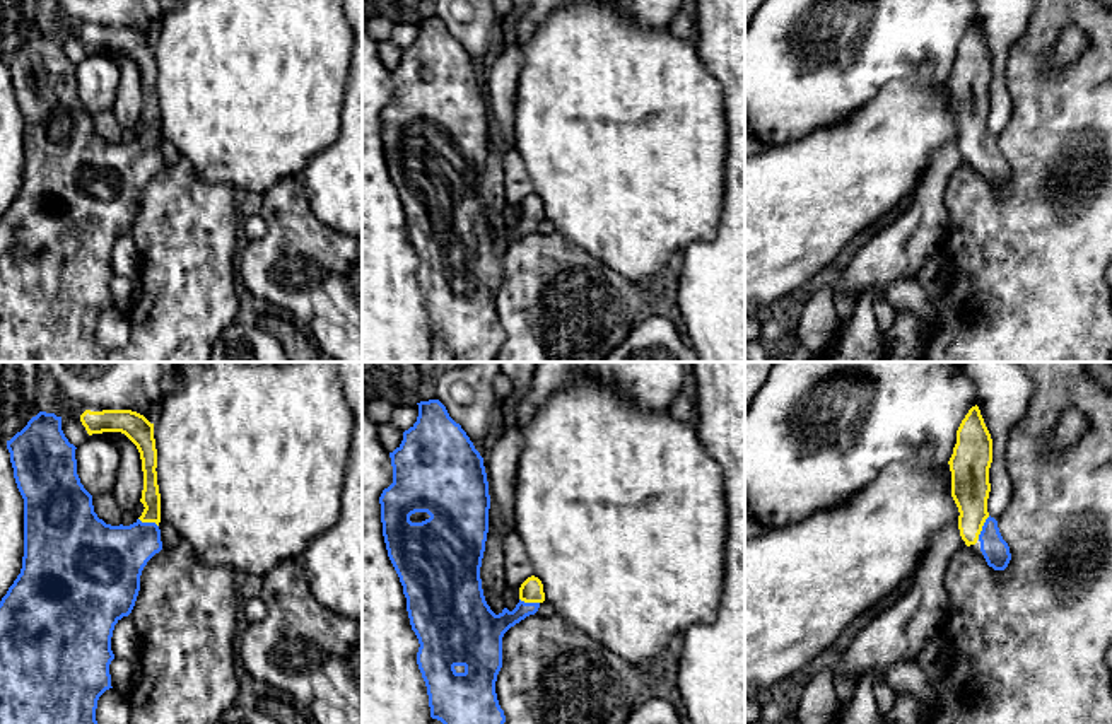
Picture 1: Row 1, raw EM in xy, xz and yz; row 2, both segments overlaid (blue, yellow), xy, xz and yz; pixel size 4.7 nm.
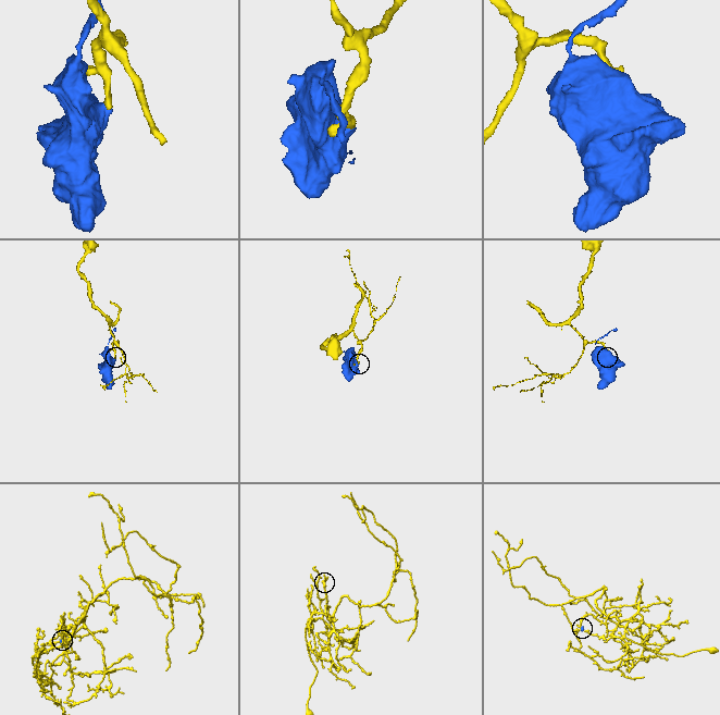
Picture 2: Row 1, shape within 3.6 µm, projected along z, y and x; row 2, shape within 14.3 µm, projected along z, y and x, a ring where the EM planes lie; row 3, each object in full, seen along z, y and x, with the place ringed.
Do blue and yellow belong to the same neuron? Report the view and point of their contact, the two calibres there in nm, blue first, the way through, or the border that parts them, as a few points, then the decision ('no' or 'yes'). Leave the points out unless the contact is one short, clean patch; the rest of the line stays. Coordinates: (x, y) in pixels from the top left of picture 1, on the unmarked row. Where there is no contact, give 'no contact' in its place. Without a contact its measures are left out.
contact yz (983, 145); calibres 130 and 180 nm; way yz (996, 169), (983, 145), (974, 137), (971, 105); yes

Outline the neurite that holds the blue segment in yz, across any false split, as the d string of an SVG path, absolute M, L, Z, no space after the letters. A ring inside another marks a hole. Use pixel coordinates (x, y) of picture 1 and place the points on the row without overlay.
M972 24L957 48L957 61L948 79L951 89L951 114L958 125L958 147L967 164L980 161L989 184L1004 188L1011 178L998 138L987 130L991 109L989 85L992 56L979 24Z

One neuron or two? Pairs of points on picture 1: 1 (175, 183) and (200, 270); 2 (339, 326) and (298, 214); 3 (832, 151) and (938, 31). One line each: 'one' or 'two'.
1: one
2: one
3: two

